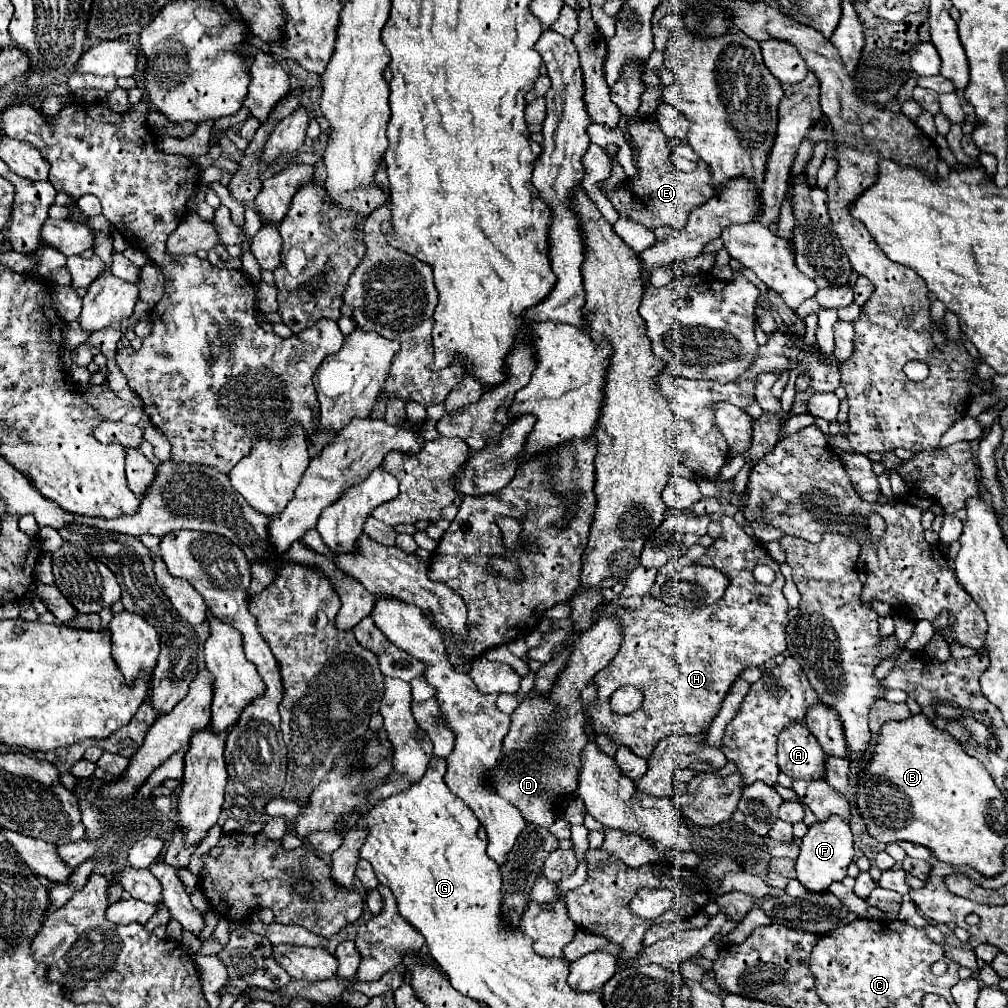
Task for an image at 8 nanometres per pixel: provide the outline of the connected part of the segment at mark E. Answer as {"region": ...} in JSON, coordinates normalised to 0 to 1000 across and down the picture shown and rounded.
{"region":[[[639,118],[625,120],[623,132],[627,140],[633,144],[631,162],[633,162],[635,178],[617,182],[611,189],[601,191],[601,195],[607,199],[607,203],[615,213],[629,217],[631,221],[643,227],[651,227],[657,223],[667,223],[671,227],[679,225],[685,207],[698,203],[710,191],[702,164],[698,164],[698,160],[692,160],[692,166],[687,172],[679,172],[679,170],[667,172],[667,160],[665,160],[667,146],[663,144],[659,132],[655,130],[653,120],[639,120]]]}

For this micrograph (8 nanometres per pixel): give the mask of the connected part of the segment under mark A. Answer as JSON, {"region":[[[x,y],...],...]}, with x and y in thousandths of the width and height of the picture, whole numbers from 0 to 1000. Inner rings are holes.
{"region":[[[786,717],[772,731],[772,761],[784,773],[817,773],[819,749],[798,717]]]}

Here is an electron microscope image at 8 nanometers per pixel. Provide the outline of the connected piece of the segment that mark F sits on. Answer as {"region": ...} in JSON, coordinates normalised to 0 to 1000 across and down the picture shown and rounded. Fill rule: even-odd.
{"region":[[[827,809],[817,816],[812,814],[802,820],[802,826],[794,838],[794,848],[790,852],[790,872],[804,886],[817,886],[827,874],[835,874],[839,870],[839,862],[845,854],[847,854],[847,840],[843,820],[841,816],[833,814],[833,811]]]}

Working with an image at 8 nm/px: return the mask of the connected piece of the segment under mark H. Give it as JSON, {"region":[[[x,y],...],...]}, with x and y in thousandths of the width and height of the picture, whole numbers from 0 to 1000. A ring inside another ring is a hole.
{"region":[[[718,511],[714,521],[718,525],[716,533],[692,557],[692,561],[704,561],[722,568],[724,580],[714,596],[690,604],[663,602],[643,588],[637,592],[635,602],[611,606],[619,624],[619,636],[609,654],[591,668],[593,693],[583,699],[581,707],[591,729],[603,729],[611,739],[627,743],[637,753],[643,753],[653,735],[667,727],[688,729],[700,719],[704,721],[732,670],[740,662],[758,660],[780,644],[784,600],[776,590],[778,572],[772,559],[726,513]],[[754,559],[768,564],[770,574],[766,580],[756,580],[748,574],[746,566]],[[756,590],[760,590],[760,598],[754,596]],[[617,680],[627,680],[639,689],[635,703],[625,709],[613,709],[605,703],[605,691]]]}

